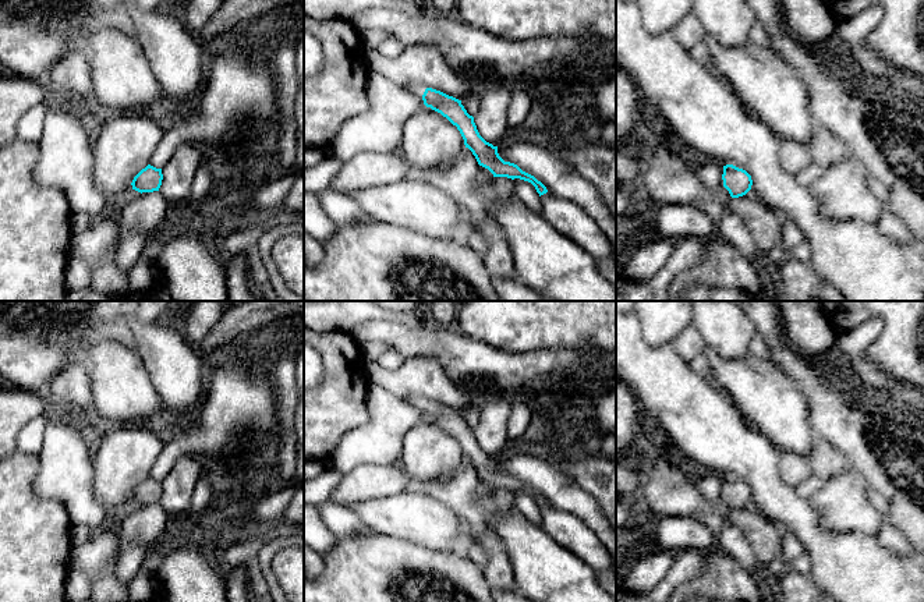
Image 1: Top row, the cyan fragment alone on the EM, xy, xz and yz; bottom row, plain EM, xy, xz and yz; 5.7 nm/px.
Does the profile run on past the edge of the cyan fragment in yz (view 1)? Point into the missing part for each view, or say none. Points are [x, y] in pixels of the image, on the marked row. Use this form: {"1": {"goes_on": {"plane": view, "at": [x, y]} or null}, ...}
{"1": {"goes_on": null}}

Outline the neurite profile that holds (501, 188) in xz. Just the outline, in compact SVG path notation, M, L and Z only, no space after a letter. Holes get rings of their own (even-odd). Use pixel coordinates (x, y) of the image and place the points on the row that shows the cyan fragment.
M493 177L488 192L500 203L507 202L514 196L511 178Z

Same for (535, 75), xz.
M550 61L546 64L539 64L534 68L531 68L523 78L521 81L527 84L534 84L539 85L544 79L548 79L553 74L560 74L566 70L566 63L564 61Z

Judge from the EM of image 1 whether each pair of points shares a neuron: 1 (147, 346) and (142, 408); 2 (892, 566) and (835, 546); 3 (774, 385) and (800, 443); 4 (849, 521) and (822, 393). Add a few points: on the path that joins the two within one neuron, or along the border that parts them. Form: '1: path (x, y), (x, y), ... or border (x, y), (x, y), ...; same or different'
1: border (135, 351), (160, 397); different
2: path (878, 566), (855, 566), (849, 560); same
3: path (774, 399), (774, 404), (789, 429); same
4: border (852, 468), (868, 488); different

